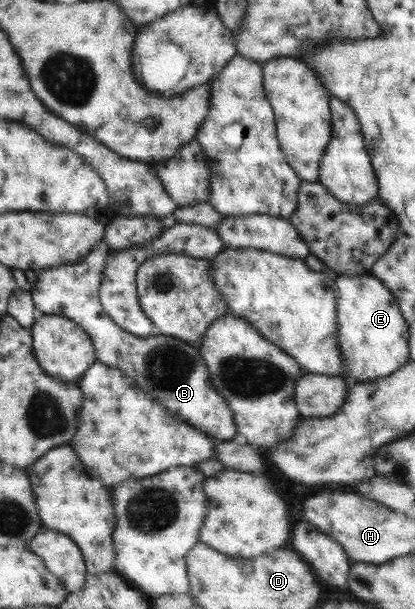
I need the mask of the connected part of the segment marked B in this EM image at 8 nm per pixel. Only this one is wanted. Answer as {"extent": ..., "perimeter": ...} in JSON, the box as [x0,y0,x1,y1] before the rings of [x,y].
{"extent":[29,240,237,441],"perimeter":[[[101,240],[80,262],[34,273],[29,293],[38,314],[62,315],[73,320],[91,338],[95,358],[100,363],[121,370],[136,388],[163,404],[182,422],[214,435],[219,441],[234,439],[237,428],[232,409],[210,382],[206,363],[197,345],[158,333],[146,338],[136,336],[120,328],[104,312],[99,288],[108,254],[109,248]]]}

